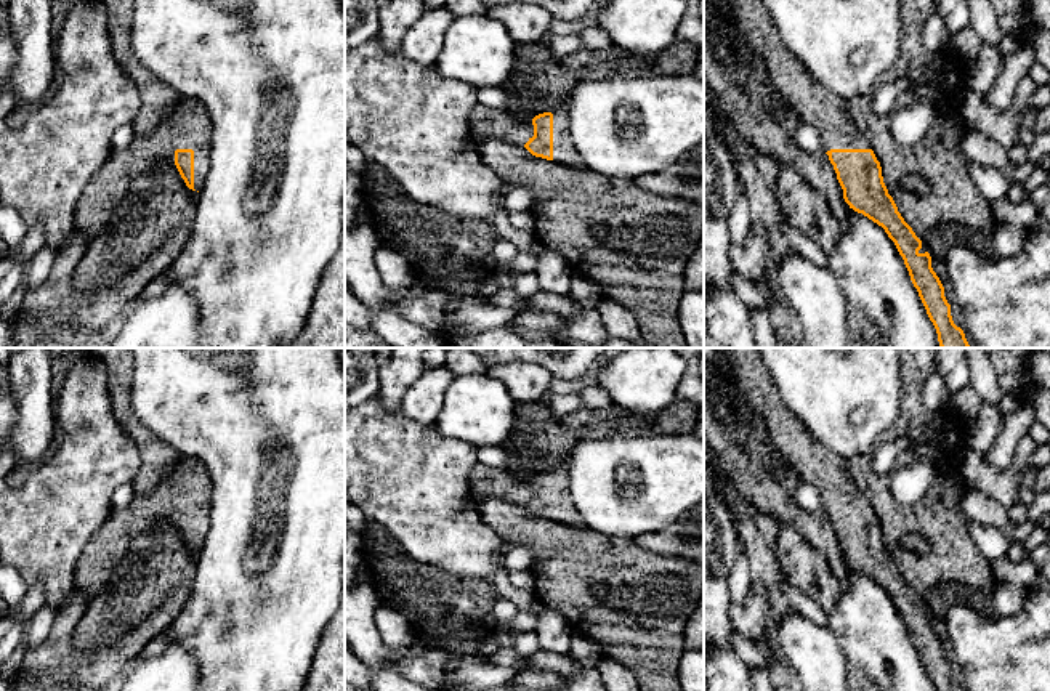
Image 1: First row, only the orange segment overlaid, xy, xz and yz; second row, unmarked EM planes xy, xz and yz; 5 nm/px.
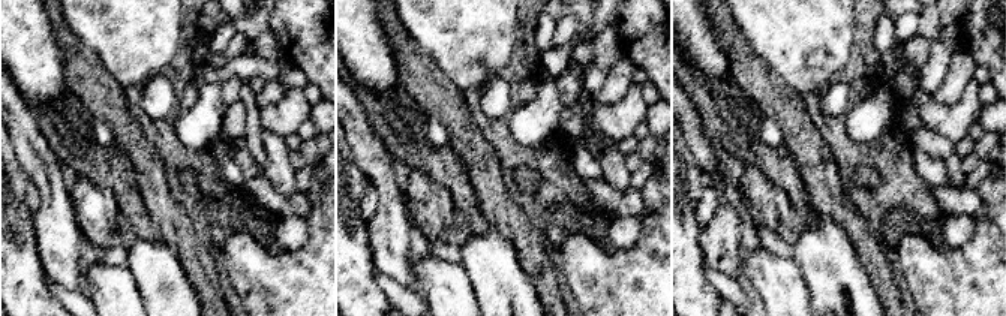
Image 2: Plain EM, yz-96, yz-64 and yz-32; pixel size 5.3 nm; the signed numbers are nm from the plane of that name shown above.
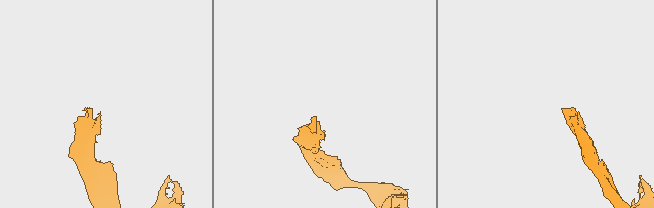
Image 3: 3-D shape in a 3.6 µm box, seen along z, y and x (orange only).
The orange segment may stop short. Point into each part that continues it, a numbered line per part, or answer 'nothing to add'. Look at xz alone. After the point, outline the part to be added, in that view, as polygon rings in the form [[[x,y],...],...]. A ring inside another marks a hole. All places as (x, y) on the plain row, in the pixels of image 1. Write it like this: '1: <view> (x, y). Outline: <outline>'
1: xz (565, 512). Outline: [[[561,463],[553,473],[553,519],[567,526],[584,527],[584,519],[571,499],[571,476],[567,463]]]

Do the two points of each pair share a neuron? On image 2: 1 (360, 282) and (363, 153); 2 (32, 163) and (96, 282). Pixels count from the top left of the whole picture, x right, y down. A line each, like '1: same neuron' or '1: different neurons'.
1: different neurons
2: different neurons

